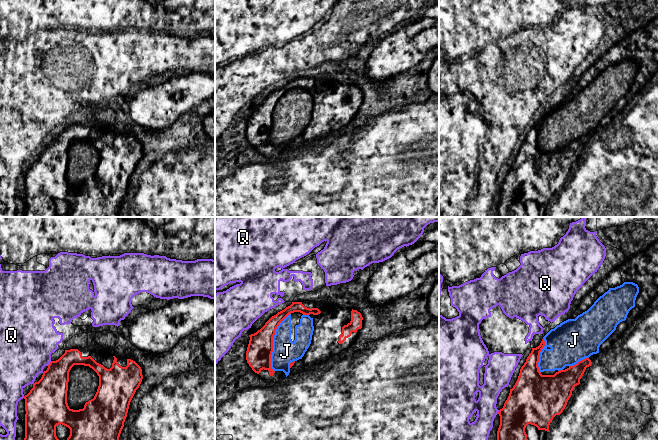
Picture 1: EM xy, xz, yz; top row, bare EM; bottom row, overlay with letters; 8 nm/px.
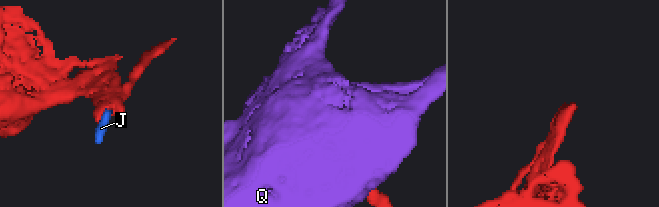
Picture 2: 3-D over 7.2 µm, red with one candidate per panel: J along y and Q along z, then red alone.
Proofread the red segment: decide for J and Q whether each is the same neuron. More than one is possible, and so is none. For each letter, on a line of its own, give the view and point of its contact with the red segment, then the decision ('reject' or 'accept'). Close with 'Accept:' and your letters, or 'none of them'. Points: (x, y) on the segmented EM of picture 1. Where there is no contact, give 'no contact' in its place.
J: meets red in xz at (272, 342); accept
Q: meets red in xy at (50, 363); reject
Accept: J

